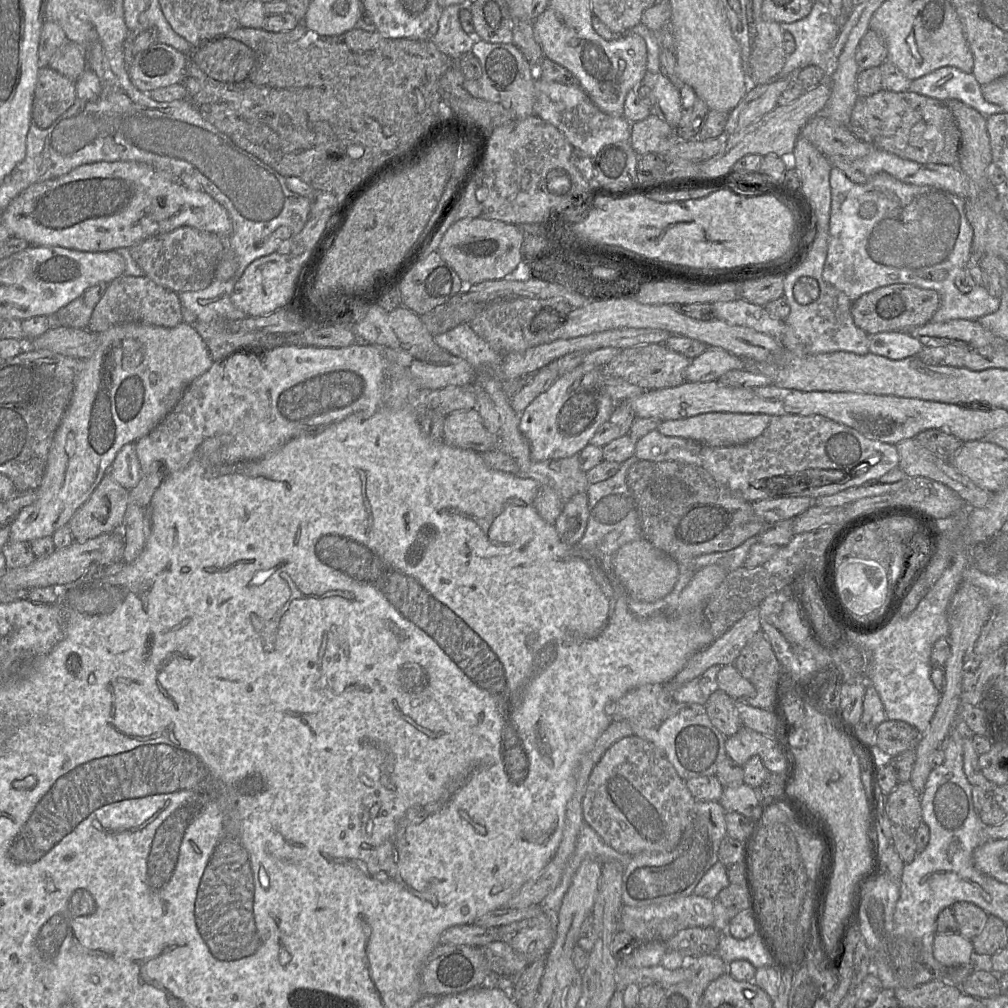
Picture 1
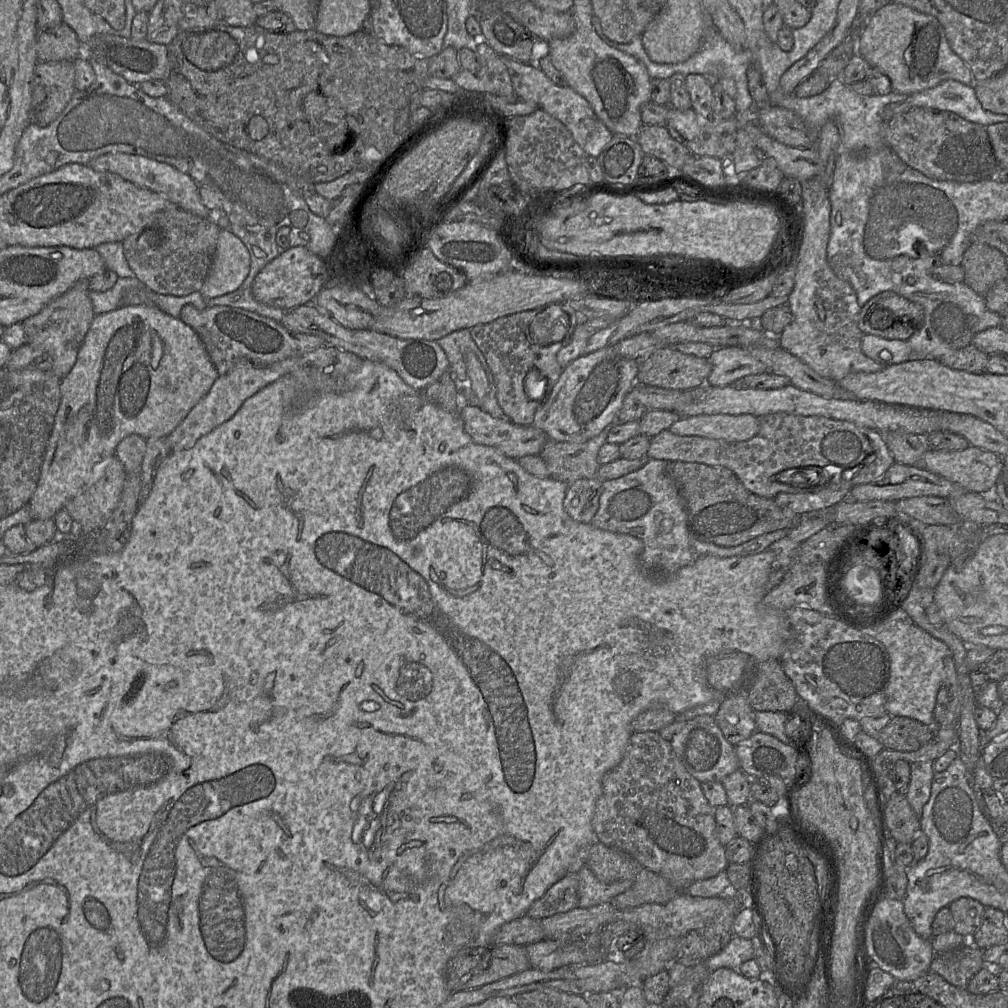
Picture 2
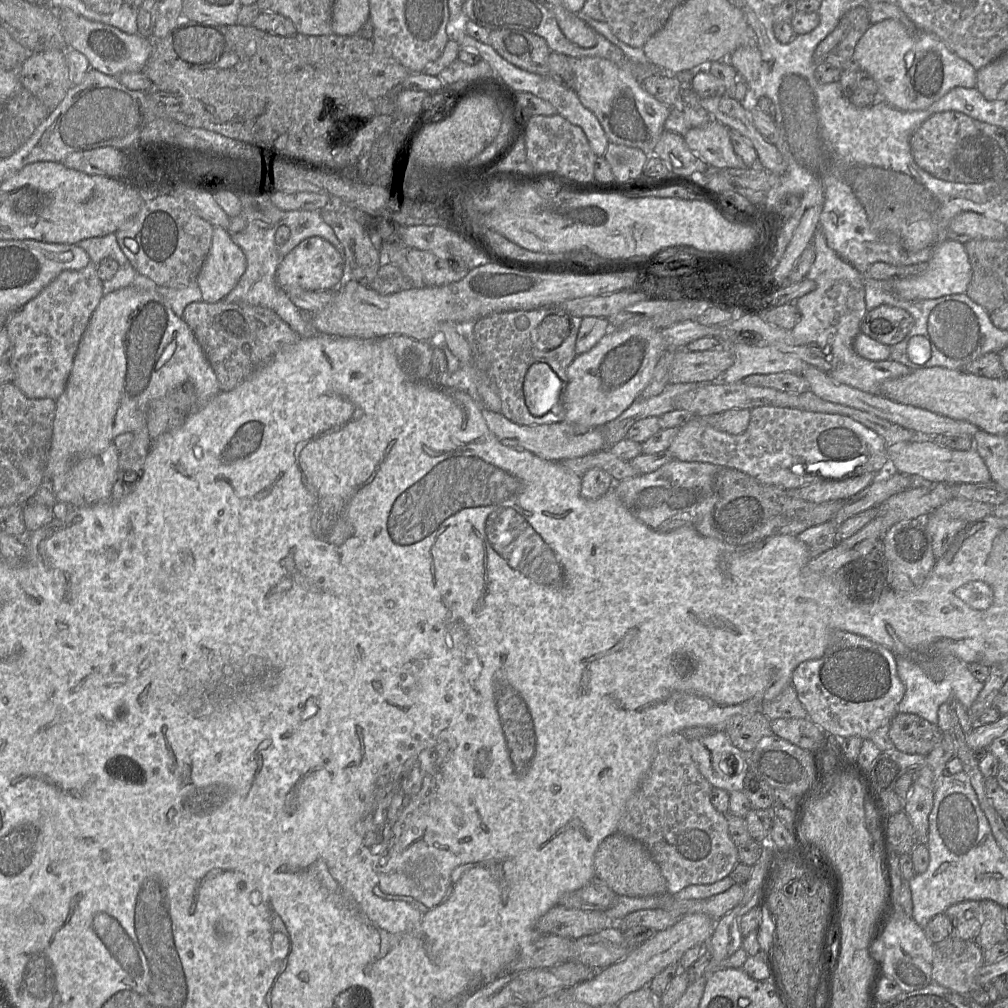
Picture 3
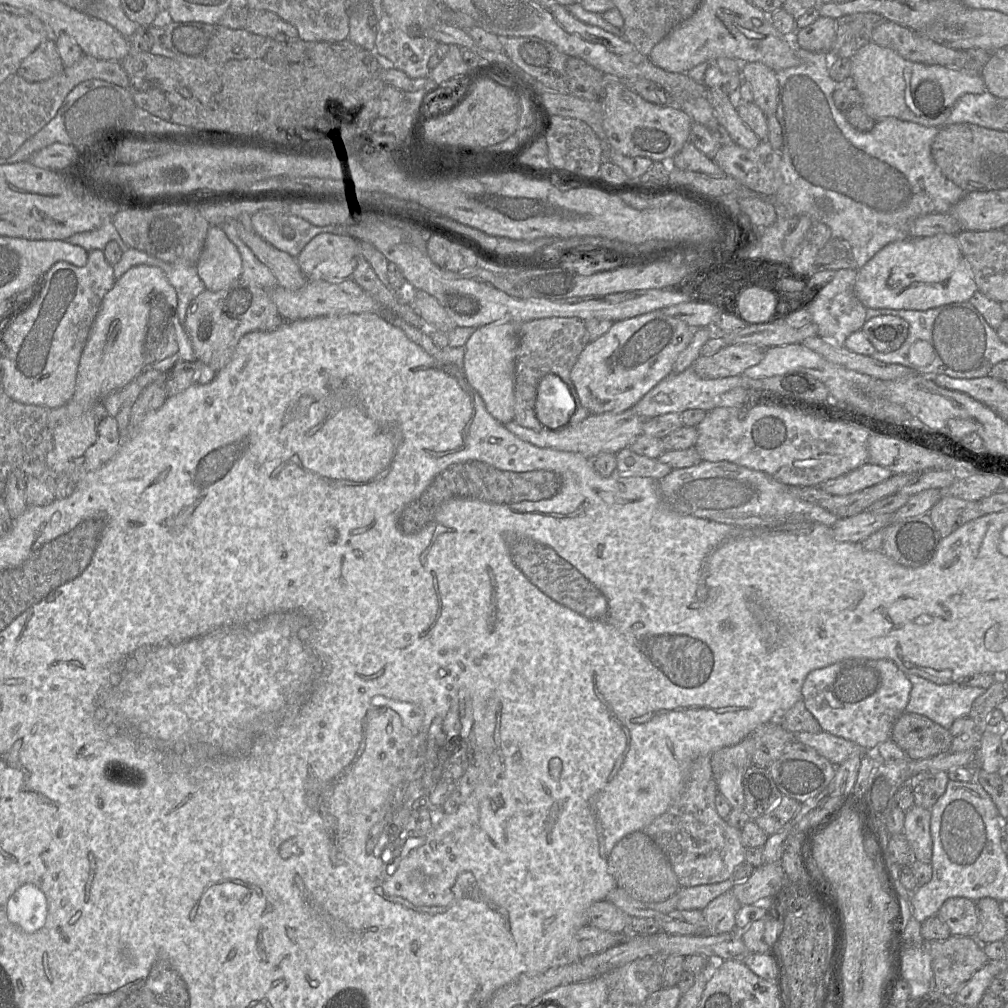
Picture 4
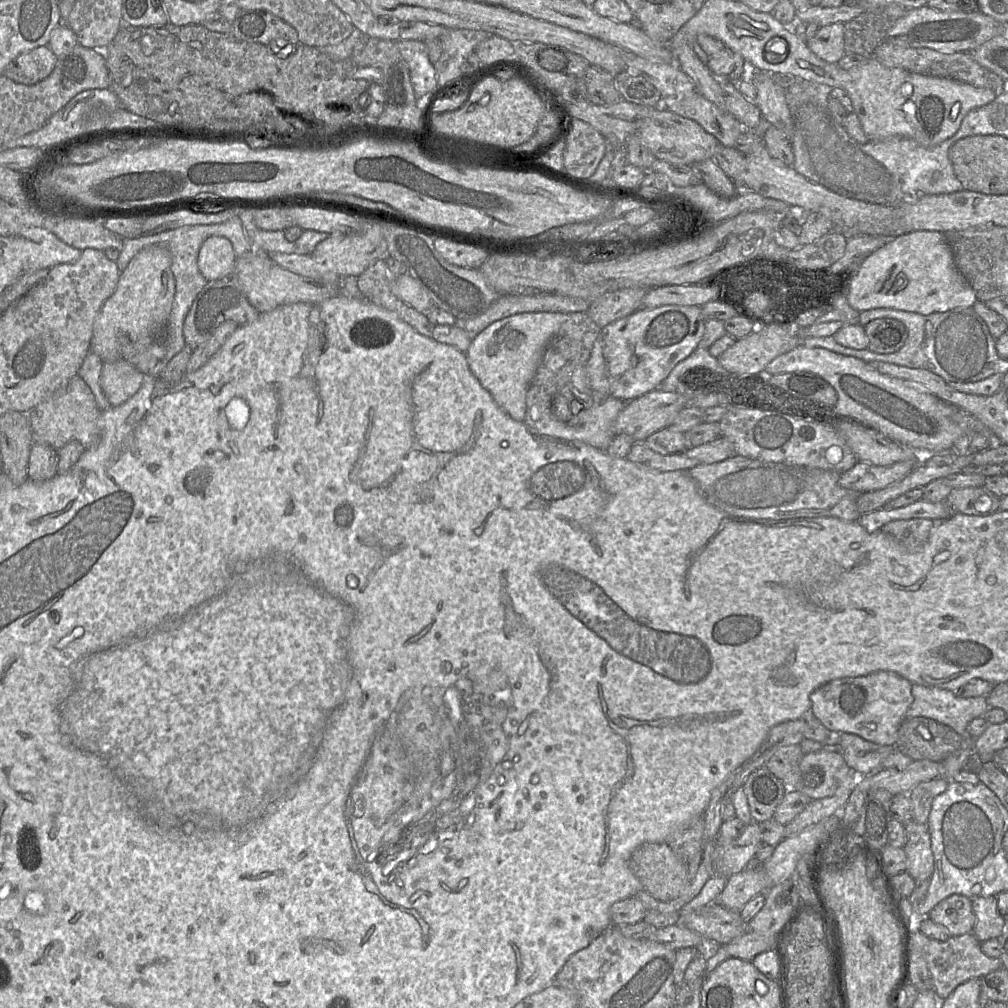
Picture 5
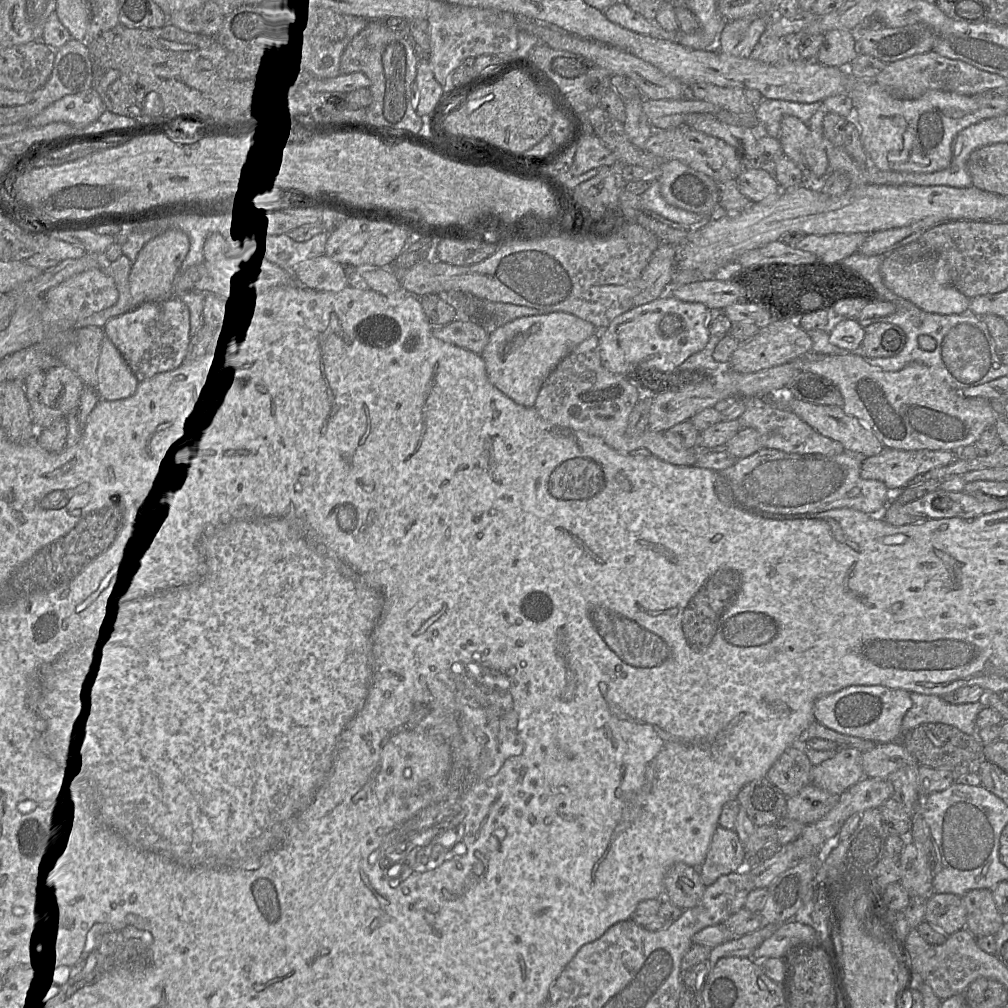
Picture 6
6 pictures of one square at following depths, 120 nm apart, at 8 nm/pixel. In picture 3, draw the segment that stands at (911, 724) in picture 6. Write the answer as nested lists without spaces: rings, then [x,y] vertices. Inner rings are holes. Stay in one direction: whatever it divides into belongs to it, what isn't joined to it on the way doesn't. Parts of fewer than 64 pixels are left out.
[[[954,655],[933,657],[929,660],[929,670],[906,656],[896,656],[896,661],[898,676],[905,686],[897,712],[917,714],[935,725],[938,723],[940,705],[956,699],[968,710],[984,687],[984,682],[971,674],[969,664]]]

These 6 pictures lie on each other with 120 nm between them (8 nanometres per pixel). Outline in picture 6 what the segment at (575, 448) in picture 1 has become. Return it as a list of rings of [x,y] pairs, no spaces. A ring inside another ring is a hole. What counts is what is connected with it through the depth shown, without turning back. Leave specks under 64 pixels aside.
[[[671,294],[634,307],[618,316],[601,331],[600,356],[611,372],[631,376],[638,368],[655,368],[664,373],[673,372],[688,357],[703,350],[710,332],[712,311],[698,302],[683,302]]]

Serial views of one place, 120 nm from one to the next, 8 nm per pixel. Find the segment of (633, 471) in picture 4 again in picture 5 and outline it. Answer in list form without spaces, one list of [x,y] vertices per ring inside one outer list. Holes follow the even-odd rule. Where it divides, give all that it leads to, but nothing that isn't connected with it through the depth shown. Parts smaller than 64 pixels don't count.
[[[644,442],[632,445],[626,459],[660,472],[675,470],[690,470],[701,464],[696,459],[687,457],[684,453],[662,455],[648,448]]]

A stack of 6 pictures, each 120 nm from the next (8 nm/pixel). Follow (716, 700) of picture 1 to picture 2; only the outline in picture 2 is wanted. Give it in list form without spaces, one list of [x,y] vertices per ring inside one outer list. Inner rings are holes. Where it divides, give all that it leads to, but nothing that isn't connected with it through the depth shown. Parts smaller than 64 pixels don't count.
[[[745,694],[726,697],[720,703],[714,719],[725,739],[733,746],[749,738],[757,731],[754,710]]]

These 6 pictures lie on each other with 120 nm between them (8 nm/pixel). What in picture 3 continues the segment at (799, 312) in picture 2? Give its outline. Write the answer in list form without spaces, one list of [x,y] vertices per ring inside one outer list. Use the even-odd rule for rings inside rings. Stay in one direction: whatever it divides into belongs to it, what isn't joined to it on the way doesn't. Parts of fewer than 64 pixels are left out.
[[[819,226],[813,235],[812,245],[815,261],[806,278],[813,280],[816,288],[795,301],[801,317],[791,332],[800,343],[816,346],[823,353],[831,364],[828,374],[835,381],[864,392],[879,394],[882,382],[908,375],[911,369],[893,360],[872,361],[856,353],[853,342],[860,333],[860,324],[867,313],[863,277],[827,245]]]

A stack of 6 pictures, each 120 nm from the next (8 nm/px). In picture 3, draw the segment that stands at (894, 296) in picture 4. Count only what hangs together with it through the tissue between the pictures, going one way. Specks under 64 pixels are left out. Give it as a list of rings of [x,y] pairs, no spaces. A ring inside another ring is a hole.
[[[945,240],[934,248],[926,269],[914,276],[892,278],[892,291],[904,300],[917,301],[965,293],[972,276],[972,267],[964,244]]]

